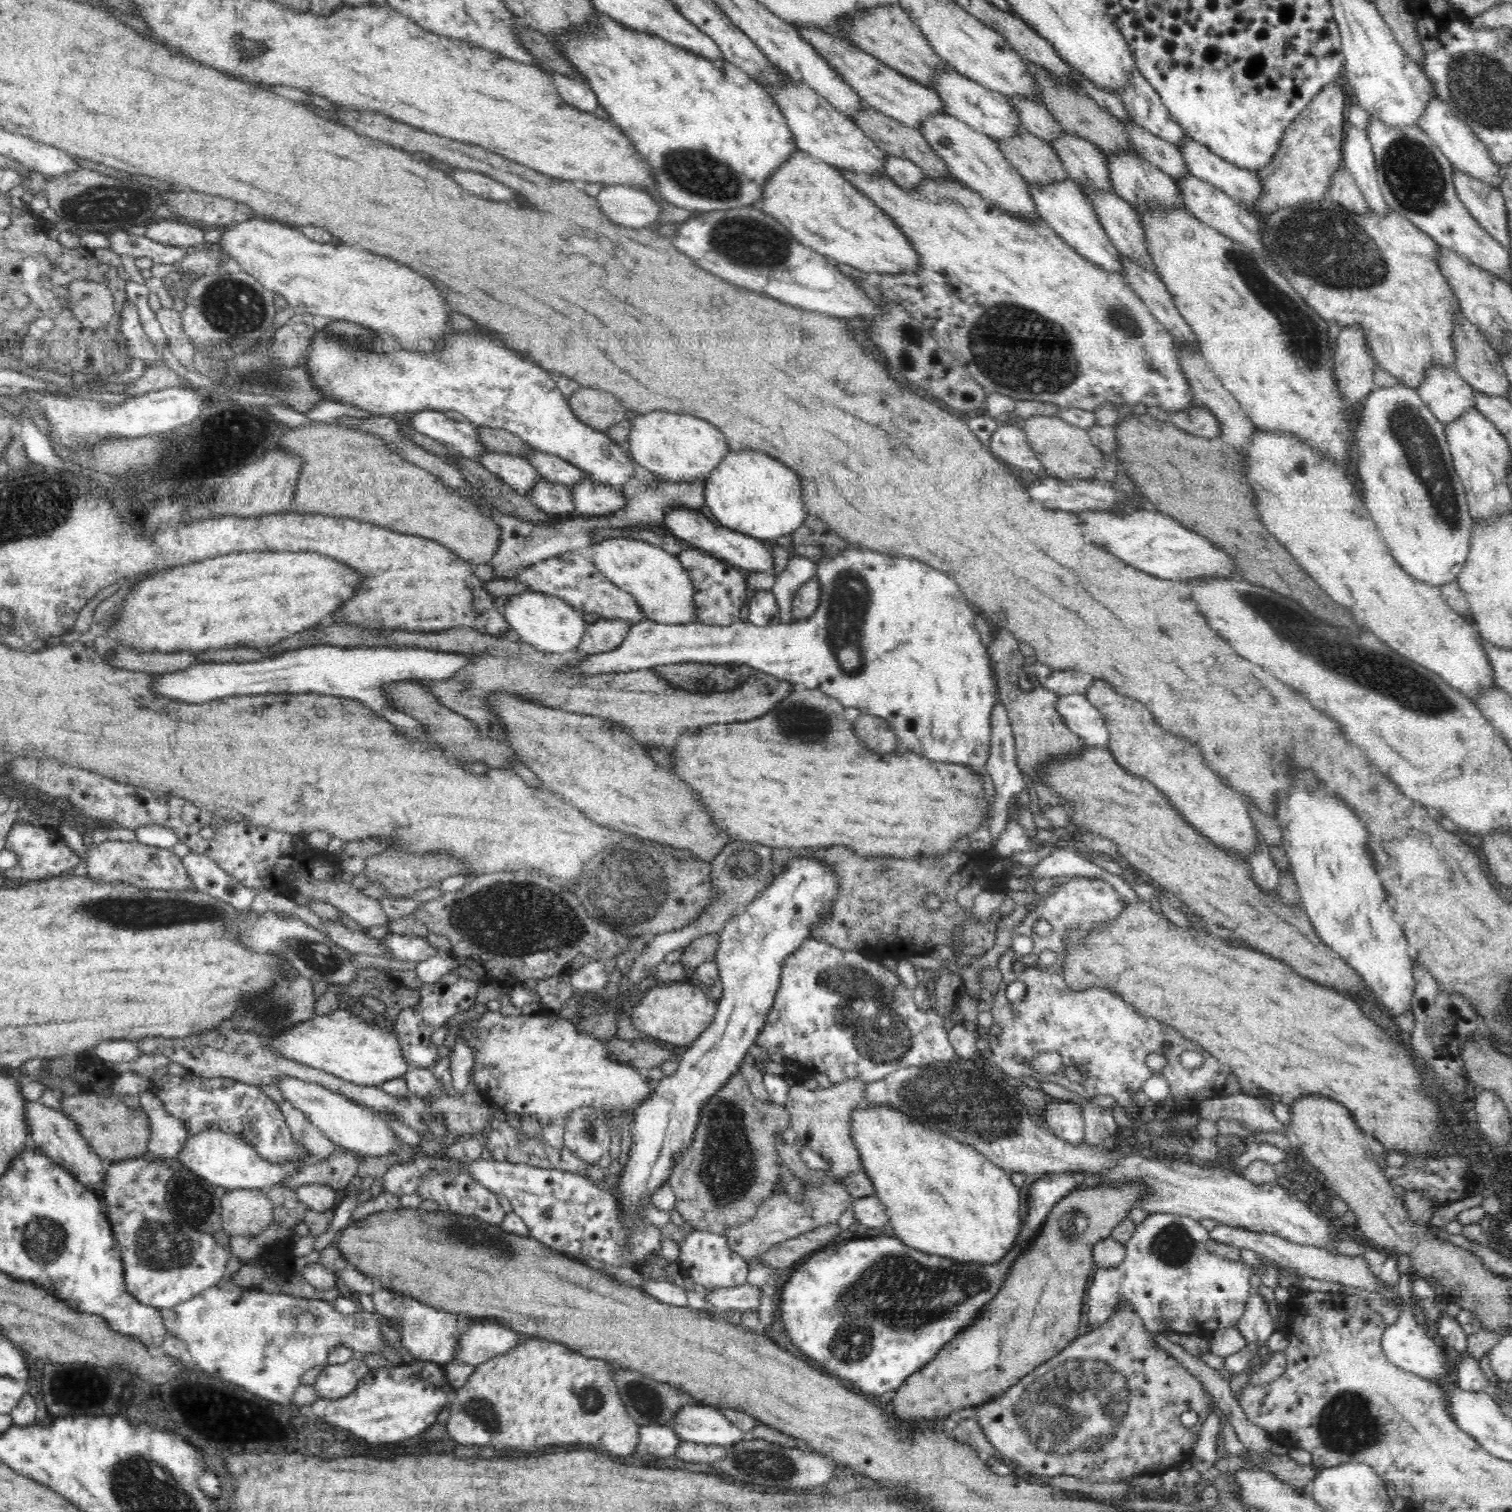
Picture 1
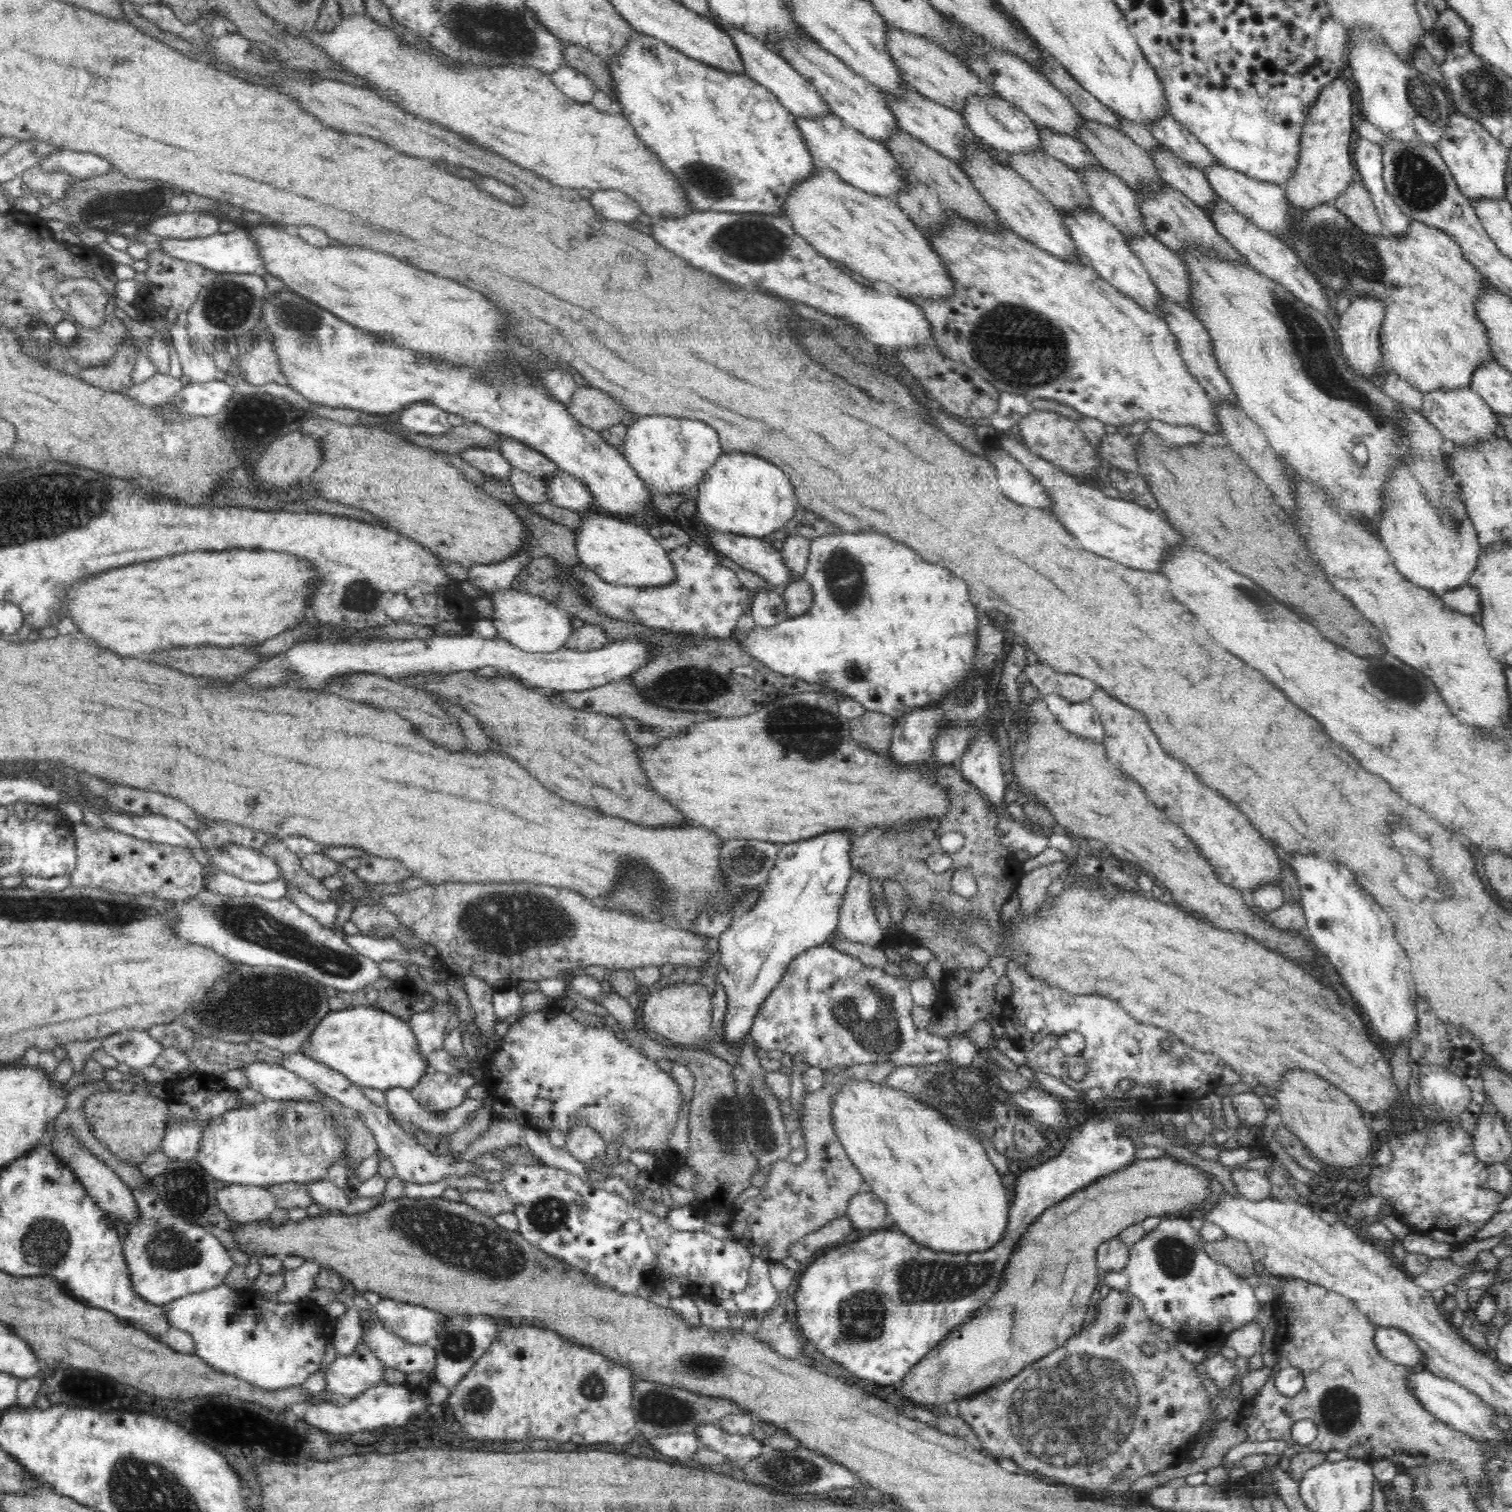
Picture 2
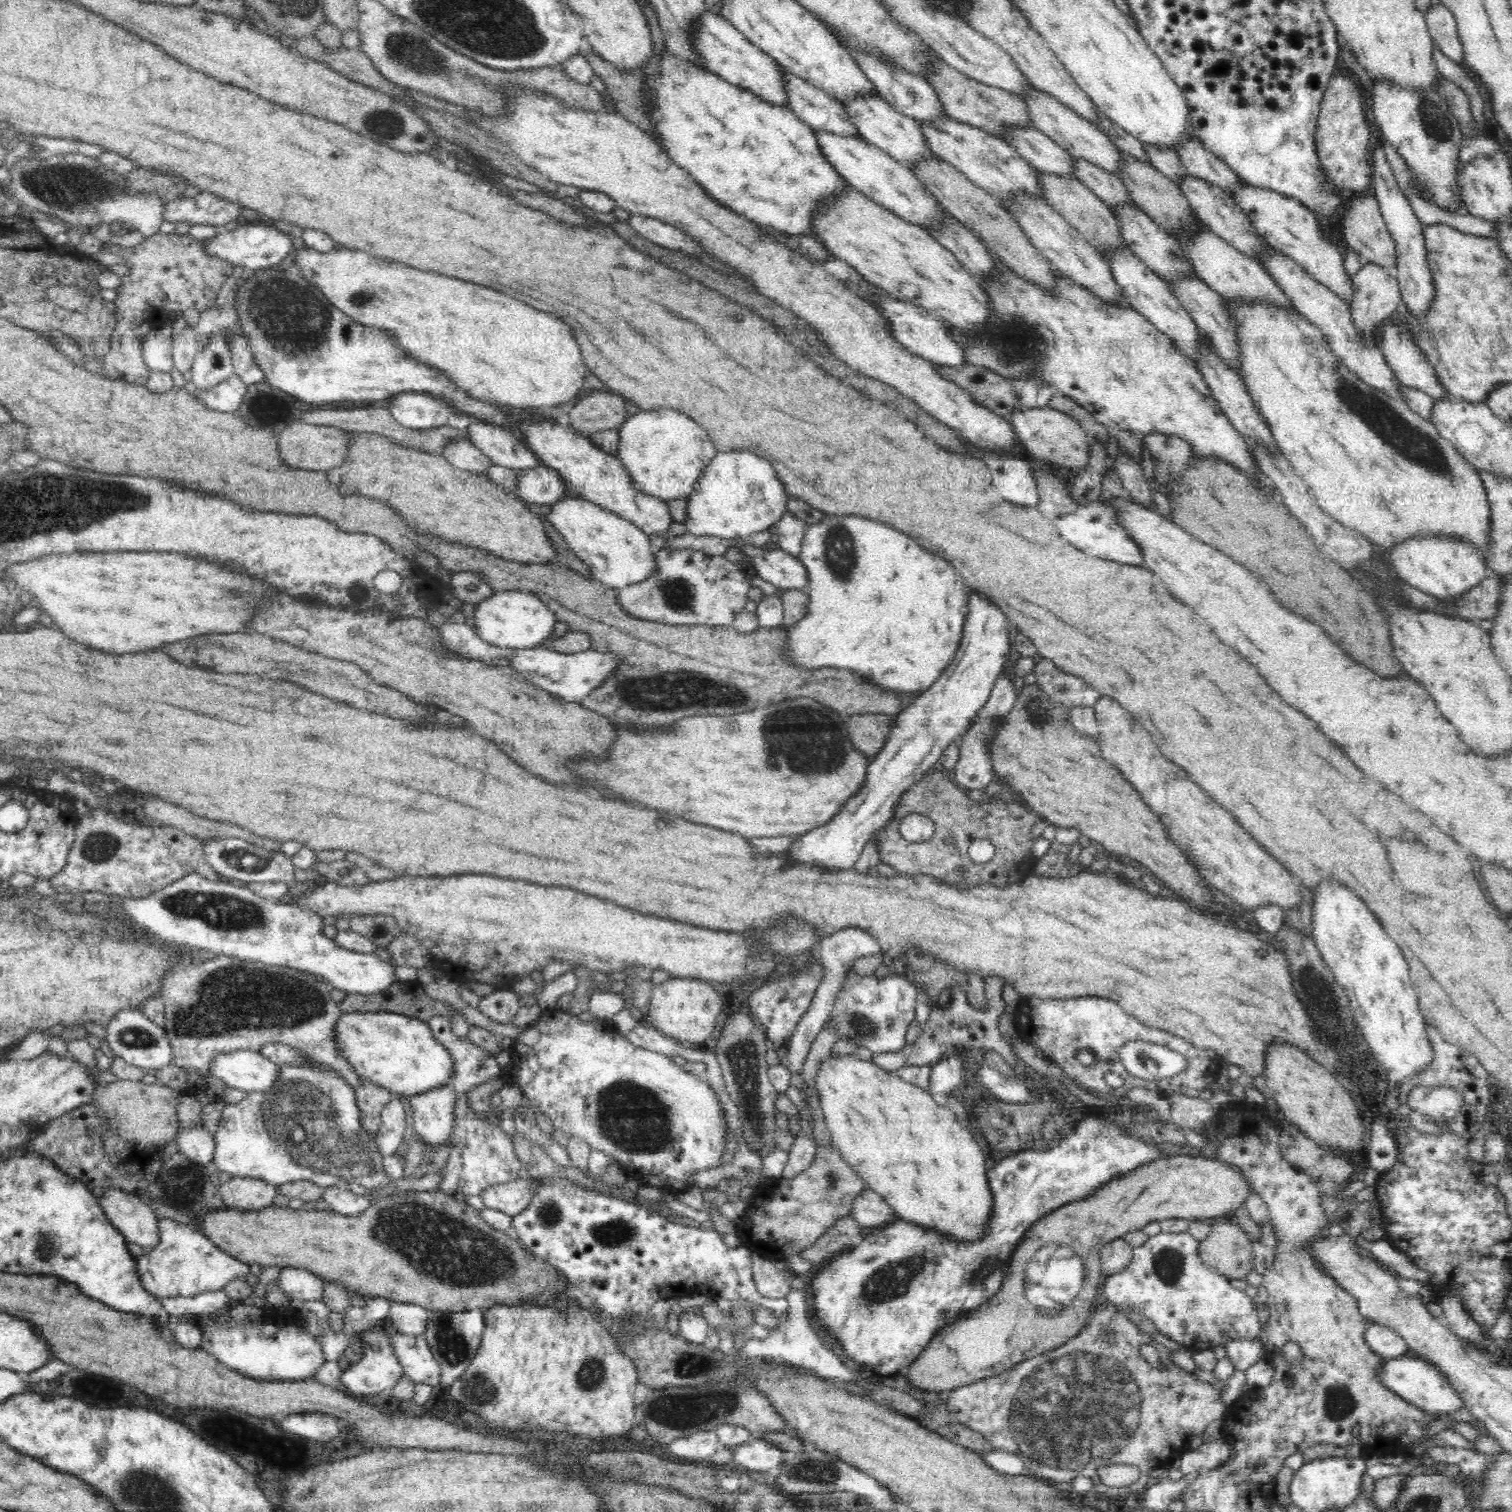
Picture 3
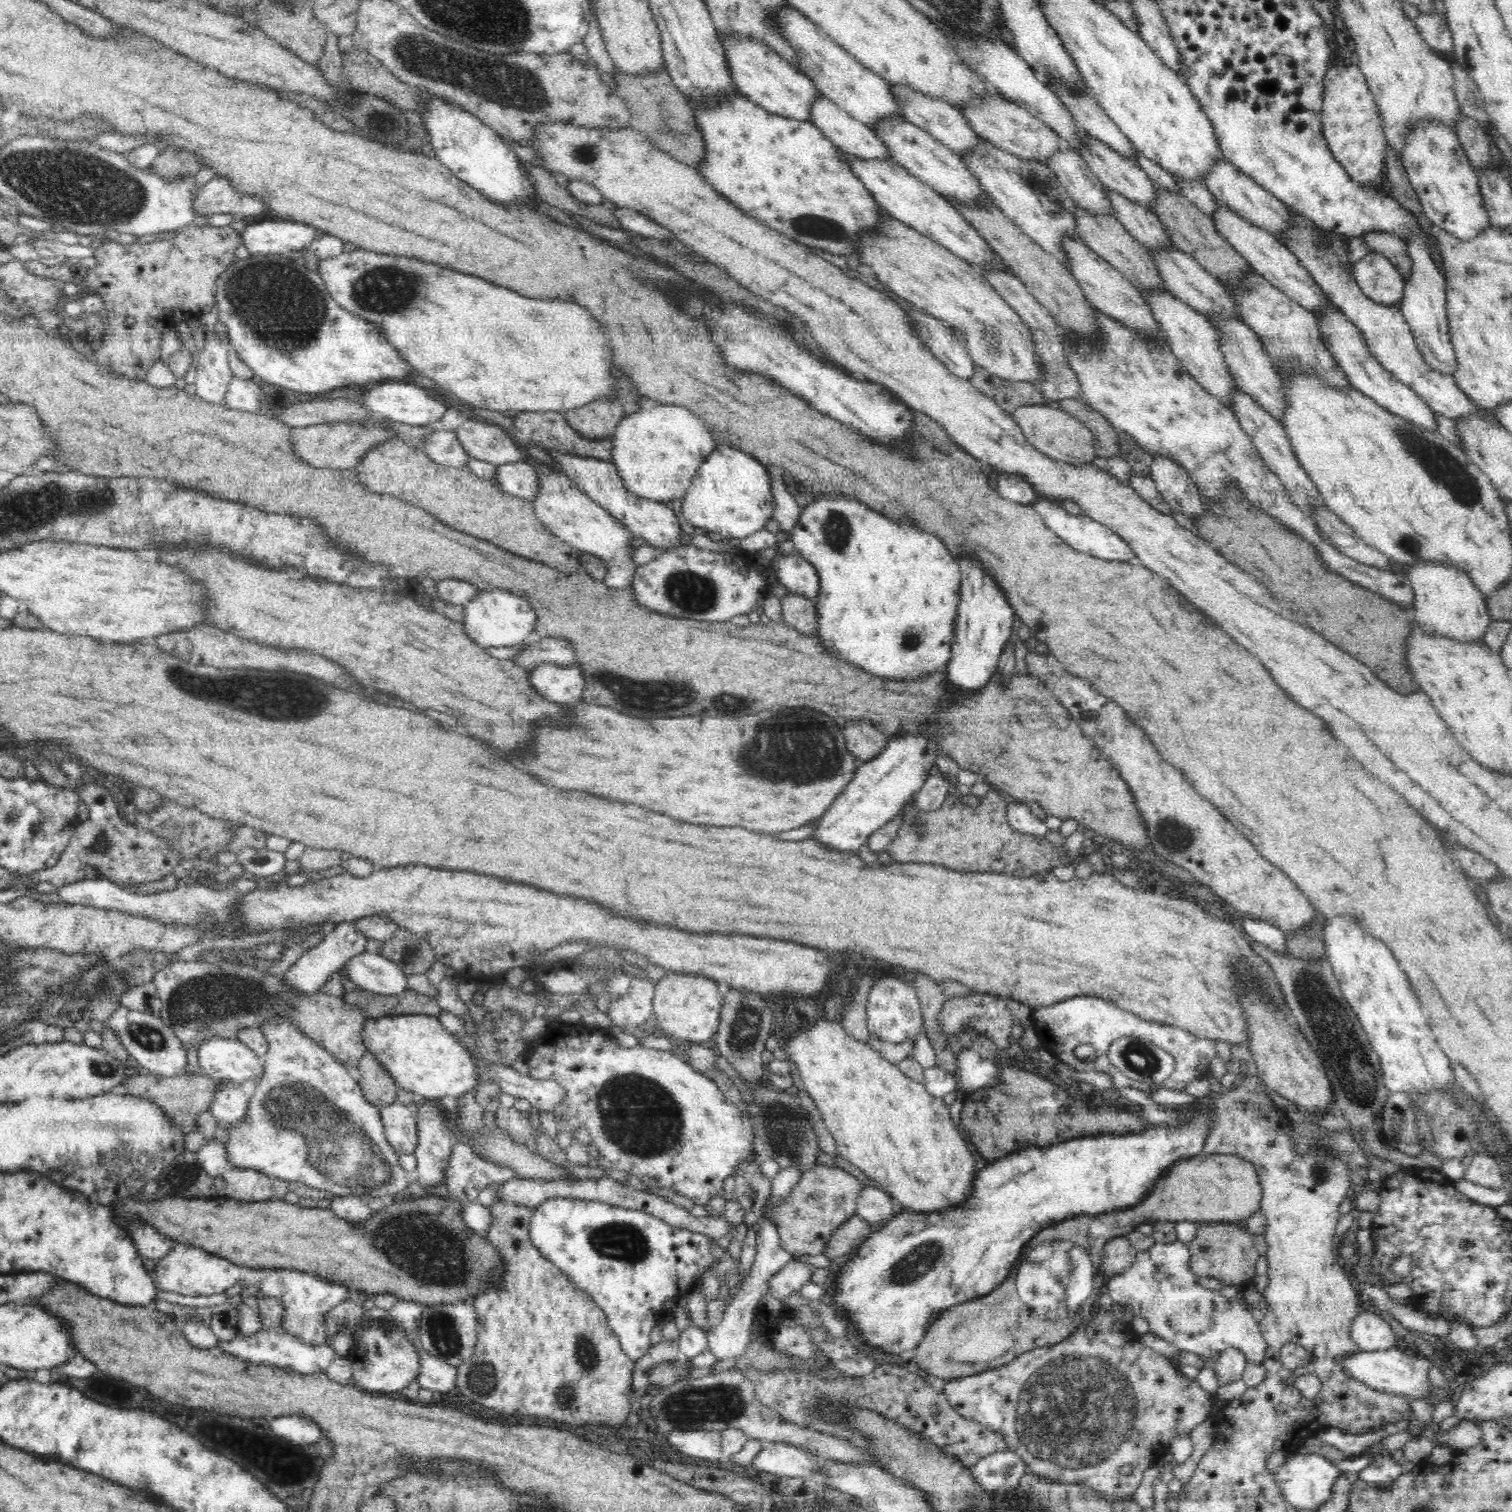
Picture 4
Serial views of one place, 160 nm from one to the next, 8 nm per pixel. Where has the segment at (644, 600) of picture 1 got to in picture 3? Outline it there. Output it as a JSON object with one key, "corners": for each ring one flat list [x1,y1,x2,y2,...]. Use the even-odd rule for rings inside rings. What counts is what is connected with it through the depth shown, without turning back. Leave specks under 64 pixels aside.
{"corners":[[566,495,544,516,565,538,572,551,591,568,593,578,612,589,642,582,657,570,656,551,651,550,650,535,632,521,580,498]]}

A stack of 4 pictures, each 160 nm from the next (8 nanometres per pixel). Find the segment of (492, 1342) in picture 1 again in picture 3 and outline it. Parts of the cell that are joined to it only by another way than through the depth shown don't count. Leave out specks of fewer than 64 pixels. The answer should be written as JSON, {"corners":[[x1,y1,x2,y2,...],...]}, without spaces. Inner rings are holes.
{"corners":[[470,1310,470,1312,444,1312,432,1311,426,1323,423,1335,427,1340,431,1353,440,1365,440,1384,448,1386,457,1378,460,1378,466,1368,471,1364,471,1360,476,1356,481,1343,483,1333,482,1310]]}

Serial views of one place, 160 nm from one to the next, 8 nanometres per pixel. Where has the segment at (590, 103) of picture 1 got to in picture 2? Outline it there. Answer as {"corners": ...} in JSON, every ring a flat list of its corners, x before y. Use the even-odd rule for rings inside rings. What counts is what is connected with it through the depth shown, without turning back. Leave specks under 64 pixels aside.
{"corners":[[562,65,558,70,552,71,550,77,564,95,579,103,589,103,599,91,590,77,568,65]]}

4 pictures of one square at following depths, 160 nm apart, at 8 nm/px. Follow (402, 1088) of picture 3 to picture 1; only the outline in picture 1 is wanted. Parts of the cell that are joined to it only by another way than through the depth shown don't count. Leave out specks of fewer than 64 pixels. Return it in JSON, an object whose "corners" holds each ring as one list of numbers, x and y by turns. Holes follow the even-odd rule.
{"corners":[[344,1006,329,1015,316,1014,276,1038,264,1037,263,1040,267,1040,270,1049,283,1057,360,1086,380,1087,388,1080,404,1079,404,1074,411,1068,402,1057,402,1045,392,1024,382,1020,368,1023]]}

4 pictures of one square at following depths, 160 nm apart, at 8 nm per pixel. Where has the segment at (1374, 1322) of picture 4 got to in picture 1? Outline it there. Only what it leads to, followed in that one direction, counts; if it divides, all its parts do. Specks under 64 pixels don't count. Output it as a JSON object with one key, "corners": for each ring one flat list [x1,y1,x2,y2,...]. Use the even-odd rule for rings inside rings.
{"corners":[[1400,1273,1397,1288,1401,1295,1401,1308,1396,1322,1386,1325,1381,1338,1381,1347,1386,1358,1398,1368,1434,1382,1435,1378,1442,1378,1446,1376,1448,1370,1452,1370,1450,1366,1453,1359,1447,1350,1440,1346,1435,1336,1417,1322,1415,1312,1420,1312,1420,1307,1412,1294,1412,1279,1411,1275]]}

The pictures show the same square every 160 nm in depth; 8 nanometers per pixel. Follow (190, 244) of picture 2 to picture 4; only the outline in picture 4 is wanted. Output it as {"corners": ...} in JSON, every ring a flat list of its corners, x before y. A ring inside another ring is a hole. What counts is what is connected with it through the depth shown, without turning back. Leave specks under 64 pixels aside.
{"corners":[[272,219,247,226,241,238,250,255,289,255,308,247,321,234,314,226,301,222]]}

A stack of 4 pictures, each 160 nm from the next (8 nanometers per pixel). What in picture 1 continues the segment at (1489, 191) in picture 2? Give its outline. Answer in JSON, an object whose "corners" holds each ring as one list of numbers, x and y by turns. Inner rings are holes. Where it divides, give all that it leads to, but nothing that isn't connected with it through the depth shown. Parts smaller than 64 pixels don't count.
{"corners":[[1437,97,1432,98,1426,104,1426,110,1422,118,1418,118,1418,126,1428,134,1434,144,1445,154,1445,157,1453,164,1453,168,1472,178,1477,178,1490,186,1498,189,1503,175,1503,169,1490,157,1490,151,1486,145,1476,137,1474,131,1462,119,1458,119,1450,107]]}

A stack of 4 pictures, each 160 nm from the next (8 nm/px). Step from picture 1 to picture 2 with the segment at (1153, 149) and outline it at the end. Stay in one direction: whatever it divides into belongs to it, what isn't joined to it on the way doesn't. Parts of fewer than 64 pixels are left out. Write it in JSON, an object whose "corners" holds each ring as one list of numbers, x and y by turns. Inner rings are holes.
{"corners":[[1161,144,1152,150,1150,156,1164,182,1198,204,1206,215,1211,214,1211,207,1215,204,1218,194,1210,187,1202,169,1178,158]]}

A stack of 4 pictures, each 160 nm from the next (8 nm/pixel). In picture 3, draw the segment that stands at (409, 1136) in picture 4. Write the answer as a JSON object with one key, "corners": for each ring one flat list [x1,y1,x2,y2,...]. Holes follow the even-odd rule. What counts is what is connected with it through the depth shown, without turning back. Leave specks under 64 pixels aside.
{"corners":[[392,1094,390,1102,381,1110,381,1125,374,1137,384,1157,394,1155,404,1142,406,1110,400,1100,401,1097,402,1095]]}

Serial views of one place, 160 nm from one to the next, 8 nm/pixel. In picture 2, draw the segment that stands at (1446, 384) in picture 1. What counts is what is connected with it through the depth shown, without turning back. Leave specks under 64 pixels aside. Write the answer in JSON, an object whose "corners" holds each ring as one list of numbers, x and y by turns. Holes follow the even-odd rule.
{"corners":[[1471,388,1426,392,1422,396,1421,412,1426,420,1438,429,1448,445,1470,446,1474,442,1488,440,1490,436,1506,437,1506,431,1496,419,1495,412]]}

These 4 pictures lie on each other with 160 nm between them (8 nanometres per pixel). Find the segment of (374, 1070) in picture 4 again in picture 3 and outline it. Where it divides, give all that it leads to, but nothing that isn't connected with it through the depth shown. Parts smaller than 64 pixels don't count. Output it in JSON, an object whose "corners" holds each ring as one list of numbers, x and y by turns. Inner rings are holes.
{"corners":[[361,1078,355,1095,362,1121,361,1133,366,1132,374,1137,381,1125,381,1110,390,1102,392,1092]]}

